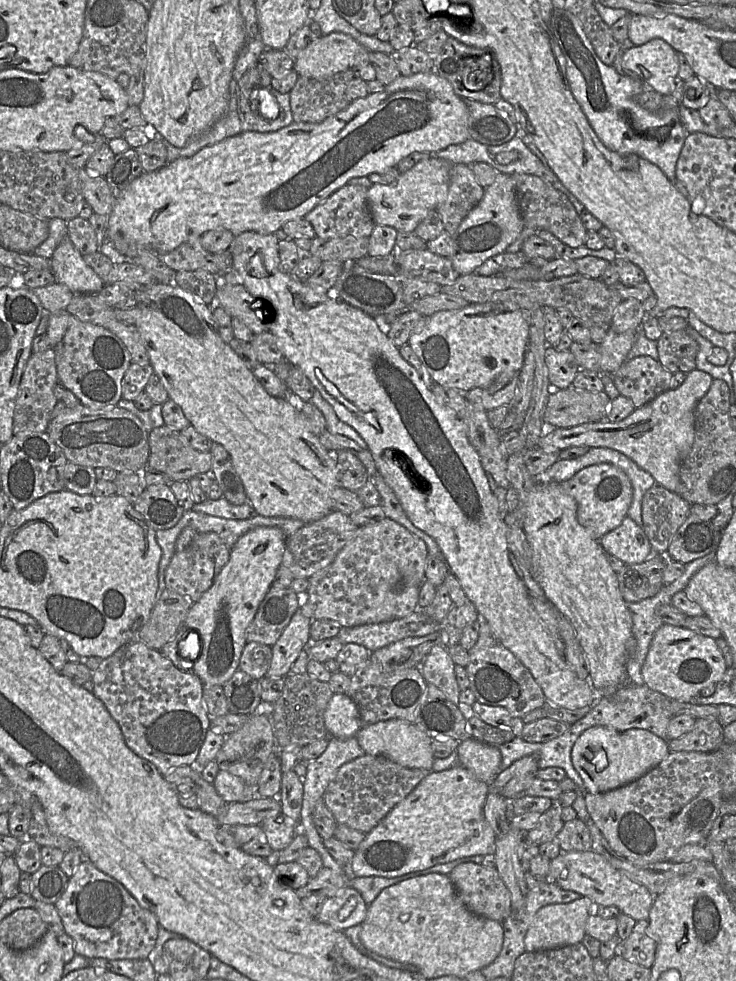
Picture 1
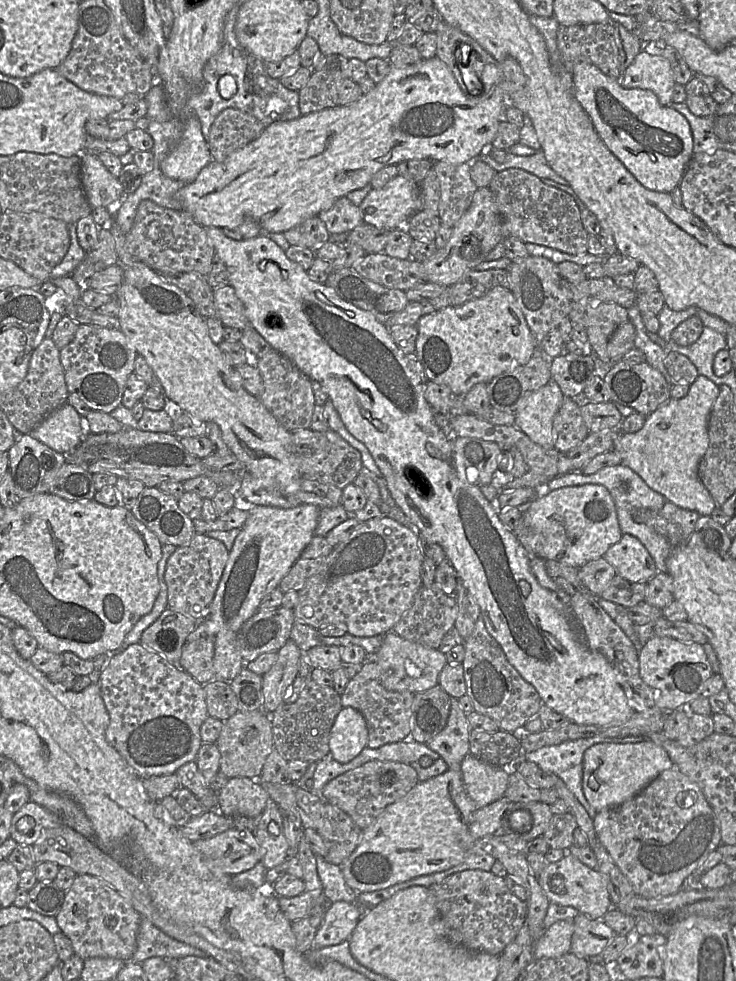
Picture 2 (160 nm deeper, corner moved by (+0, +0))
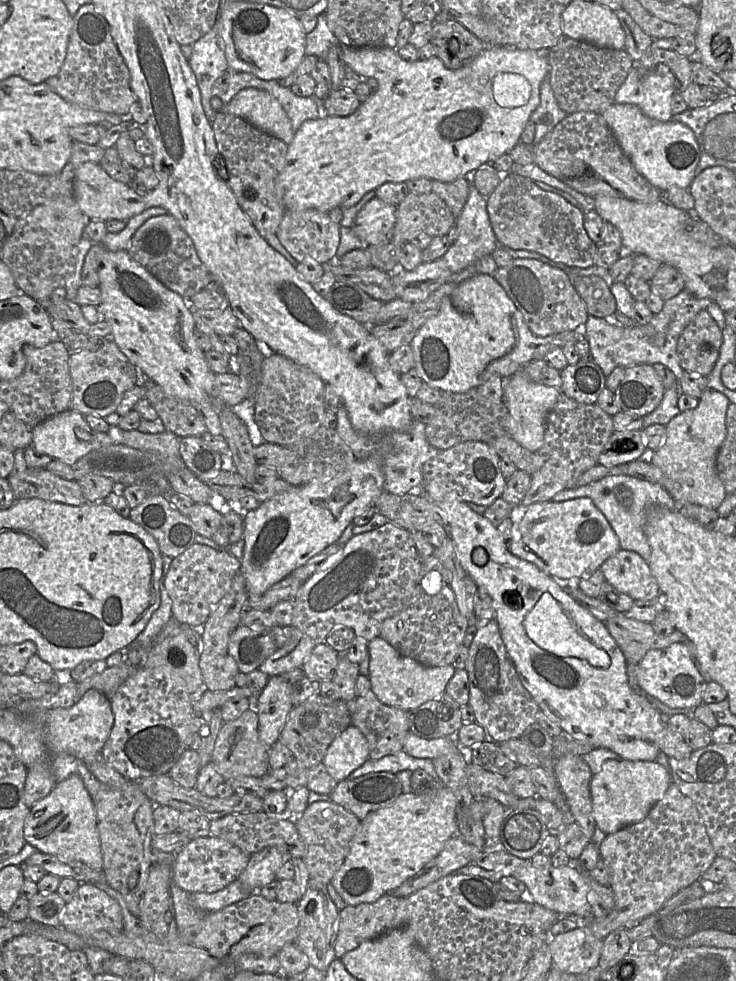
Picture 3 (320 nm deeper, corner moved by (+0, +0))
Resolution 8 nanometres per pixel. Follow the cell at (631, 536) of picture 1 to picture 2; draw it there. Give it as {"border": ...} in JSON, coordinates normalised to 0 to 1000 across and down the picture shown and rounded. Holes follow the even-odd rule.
{"border":[[[846,544],[819,568],[836,579],[838,586],[856,593],[880,594],[894,584],[880,561],[856,544]]]}

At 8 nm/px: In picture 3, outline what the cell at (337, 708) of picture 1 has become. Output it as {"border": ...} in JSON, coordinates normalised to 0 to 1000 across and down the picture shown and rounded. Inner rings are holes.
{"border":[[[481,739],[473,740],[447,759],[438,776],[457,797],[473,791],[501,774],[500,755]]]}

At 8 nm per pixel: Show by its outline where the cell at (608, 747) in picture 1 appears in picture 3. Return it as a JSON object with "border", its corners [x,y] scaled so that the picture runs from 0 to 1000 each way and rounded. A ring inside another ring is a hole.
{"border":[[[822,776],[817,786],[806,790],[802,797],[806,833],[813,845],[826,851],[849,842],[871,838],[901,813],[912,798],[910,786],[893,776]]]}

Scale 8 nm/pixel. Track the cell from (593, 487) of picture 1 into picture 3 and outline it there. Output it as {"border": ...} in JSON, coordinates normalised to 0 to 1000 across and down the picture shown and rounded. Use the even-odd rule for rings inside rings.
{"border":[[[799,507],[742,511],[698,517],[698,545],[692,562],[755,590],[765,598],[802,587],[842,559],[840,546],[821,524]]]}

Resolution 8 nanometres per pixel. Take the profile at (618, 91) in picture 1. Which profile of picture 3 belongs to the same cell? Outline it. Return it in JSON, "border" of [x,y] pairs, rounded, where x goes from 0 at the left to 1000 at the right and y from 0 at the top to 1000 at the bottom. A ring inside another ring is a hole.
{"border":[[[834,104],[817,118],[864,174],[901,199],[912,191],[936,192],[950,165],[950,148],[935,128],[916,121],[905,124],[885,121],[861,106]]]}

